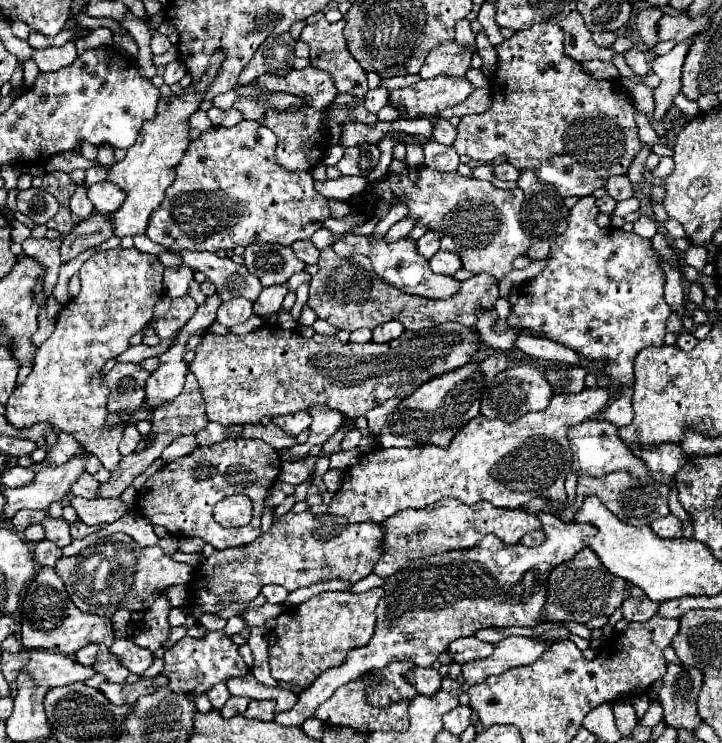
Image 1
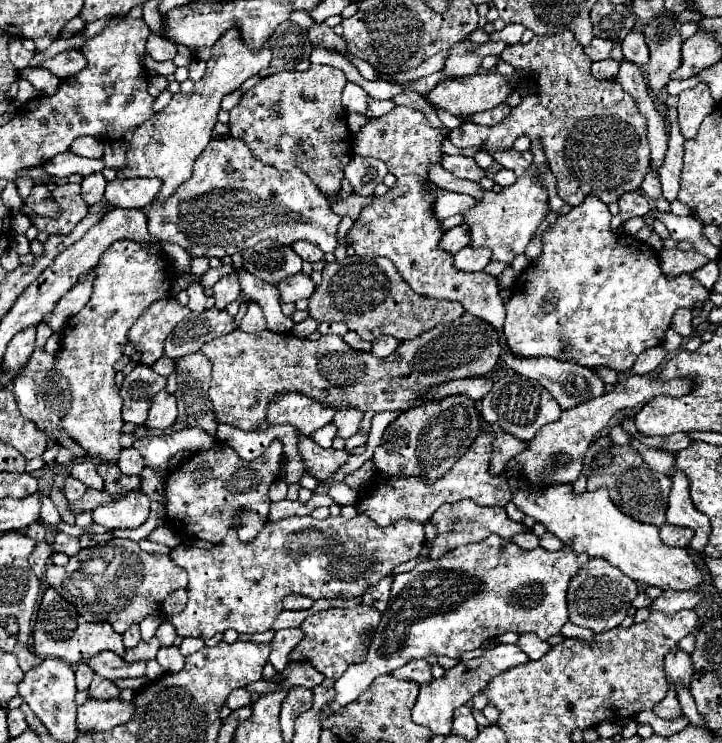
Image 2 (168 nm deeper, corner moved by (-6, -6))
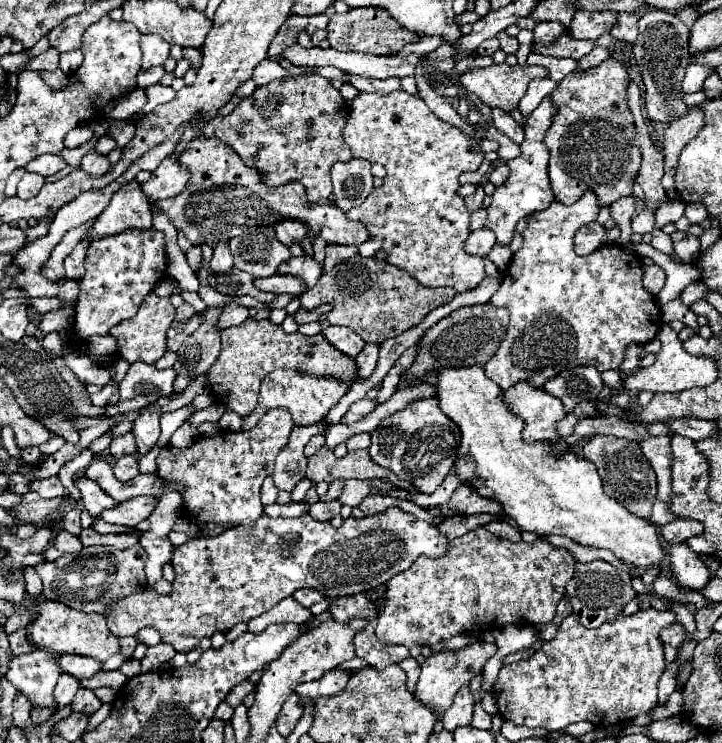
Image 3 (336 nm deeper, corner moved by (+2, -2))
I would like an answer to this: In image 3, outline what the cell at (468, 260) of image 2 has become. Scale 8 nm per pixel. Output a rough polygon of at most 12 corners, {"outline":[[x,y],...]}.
{"outline":[[492,230],[470,232],[466,254],[484,258],[496,244]]}

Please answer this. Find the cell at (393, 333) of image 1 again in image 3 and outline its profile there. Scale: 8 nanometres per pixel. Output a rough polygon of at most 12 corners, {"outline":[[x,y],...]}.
{"outline":[[366,344],[356,356],[360,378],[374,372],[380,344]]}

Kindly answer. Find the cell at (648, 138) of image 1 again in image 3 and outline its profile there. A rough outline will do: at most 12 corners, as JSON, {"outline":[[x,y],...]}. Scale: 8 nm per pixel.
{"outline":[[644,208],[634,216],[632,232],[646,234],[654,228],[654,212]]}

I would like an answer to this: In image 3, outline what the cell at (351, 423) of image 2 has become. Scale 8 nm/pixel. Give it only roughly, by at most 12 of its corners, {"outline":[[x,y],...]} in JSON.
{"outline":[[368,398],[354,402],[344,414],[342,424],[352,426],[378,402]]}

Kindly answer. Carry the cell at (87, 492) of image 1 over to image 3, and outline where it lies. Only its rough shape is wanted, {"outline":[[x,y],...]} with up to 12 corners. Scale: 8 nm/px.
{"outline":[[58,476],[34,480],[30,490],[42,498],[64,494]]}

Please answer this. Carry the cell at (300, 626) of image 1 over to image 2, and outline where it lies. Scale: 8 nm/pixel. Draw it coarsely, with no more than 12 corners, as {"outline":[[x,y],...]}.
{"outline":[[370,606],[324,610],[300,626],[290,652],[338,680],[366,656],[360,634],[378,626]]}

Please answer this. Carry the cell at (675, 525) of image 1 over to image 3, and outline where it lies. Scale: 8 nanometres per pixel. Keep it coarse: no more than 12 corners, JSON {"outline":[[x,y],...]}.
{"outline":[[682,520],[662,526],[660,534],[668,544],[702,534],[700,522]]}

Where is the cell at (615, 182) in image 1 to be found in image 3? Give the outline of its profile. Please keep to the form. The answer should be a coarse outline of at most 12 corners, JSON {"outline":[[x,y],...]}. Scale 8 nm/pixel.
{"outline":[[632,196],[610,206],[612,218],[620,228],[620,243],[631,243],[631,222],[636,210]]}

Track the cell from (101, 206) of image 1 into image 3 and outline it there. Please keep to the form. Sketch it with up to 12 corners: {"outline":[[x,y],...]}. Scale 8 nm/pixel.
{"outline":[[162,160],[142,192],[150,202],[176,196],[188,172]]}

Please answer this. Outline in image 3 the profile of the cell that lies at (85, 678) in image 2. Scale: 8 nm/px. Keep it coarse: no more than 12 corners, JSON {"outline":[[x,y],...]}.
{"outline":[[62,674],[54,690],[58,708],[70,704],[80,680]]}

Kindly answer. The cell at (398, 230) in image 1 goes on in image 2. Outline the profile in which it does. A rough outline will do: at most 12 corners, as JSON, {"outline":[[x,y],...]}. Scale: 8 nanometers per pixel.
{"outline":[[436,194],[436,216],[450,218],[476,206],[466,194]]}

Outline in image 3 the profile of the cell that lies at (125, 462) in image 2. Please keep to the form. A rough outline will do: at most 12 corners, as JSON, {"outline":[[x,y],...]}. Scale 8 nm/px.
{"outline":[[124,454],[114,464],[114,476],[126,482],[138,474],[136,456]]}

